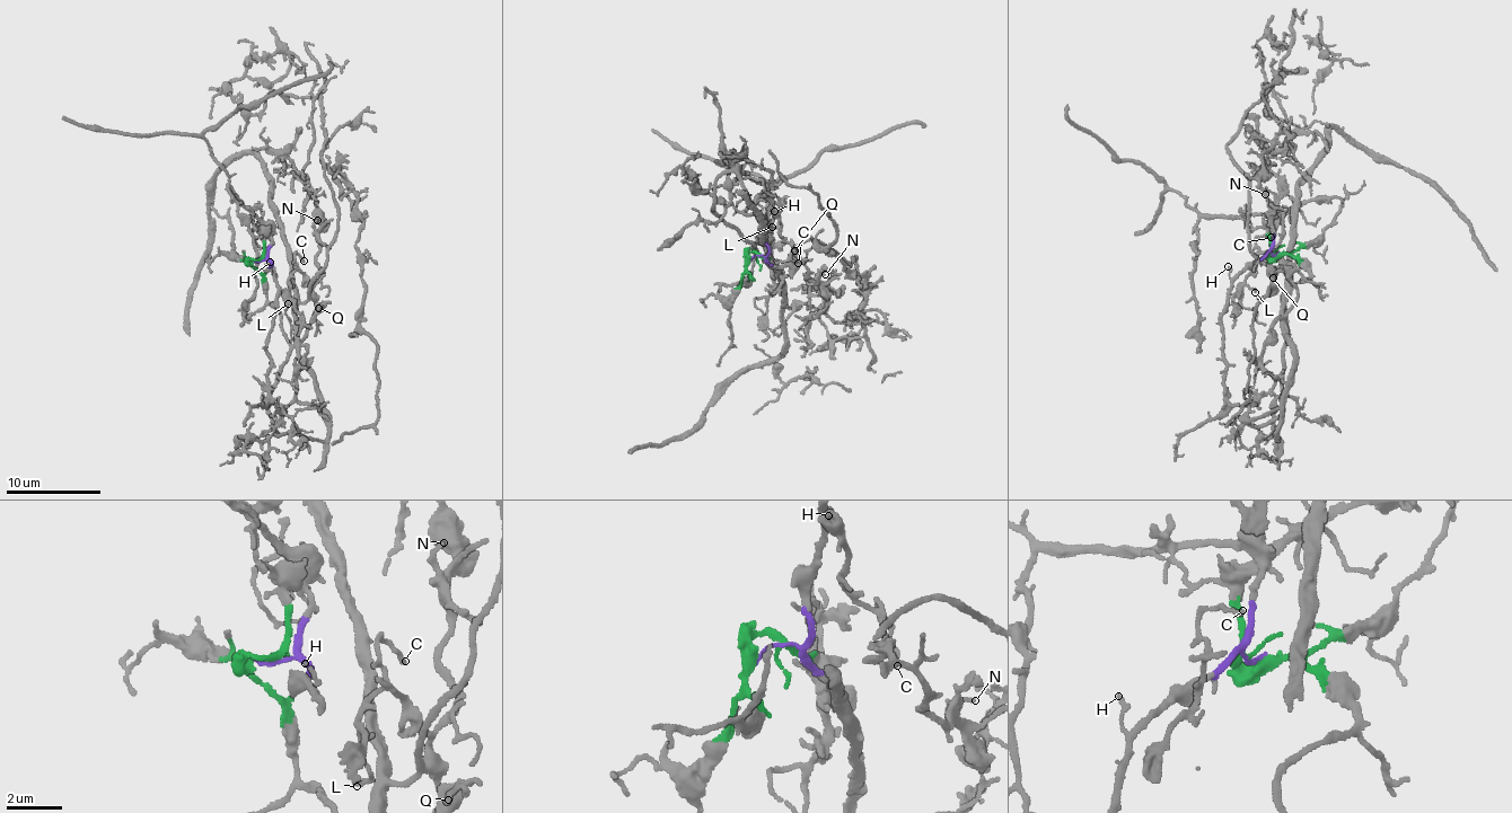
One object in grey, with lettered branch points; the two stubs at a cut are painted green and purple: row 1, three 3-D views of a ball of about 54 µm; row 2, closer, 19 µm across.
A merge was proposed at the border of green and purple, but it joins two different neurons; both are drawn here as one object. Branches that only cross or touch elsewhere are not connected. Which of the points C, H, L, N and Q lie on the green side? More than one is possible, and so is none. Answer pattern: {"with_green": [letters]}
{"with_green": ["C", "L", "N", "Q"]}

